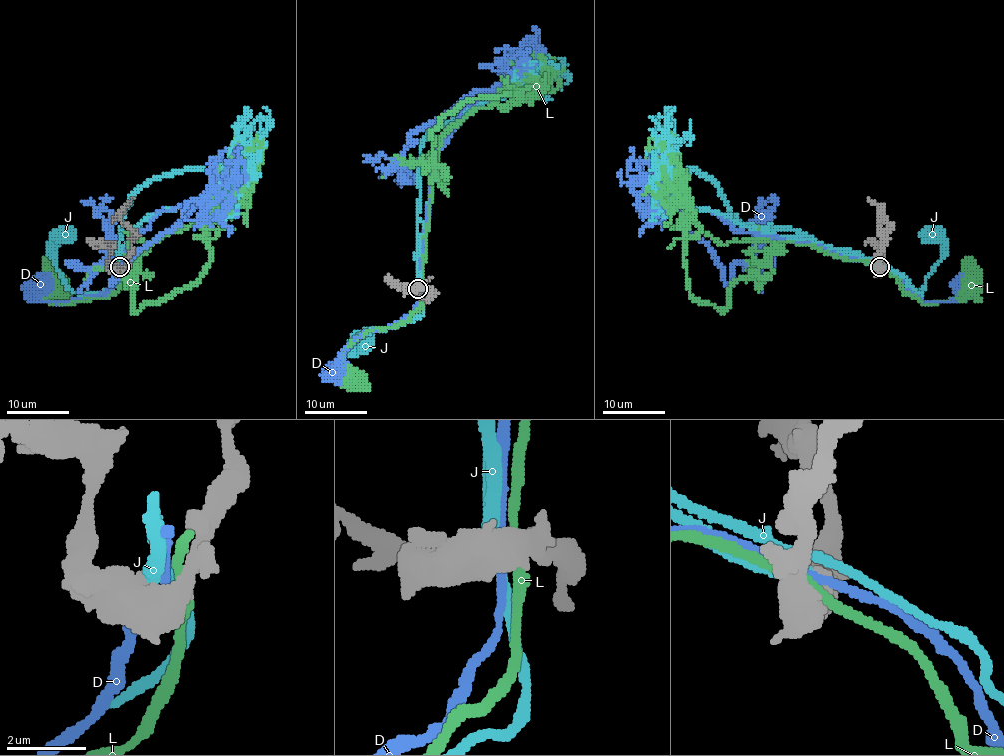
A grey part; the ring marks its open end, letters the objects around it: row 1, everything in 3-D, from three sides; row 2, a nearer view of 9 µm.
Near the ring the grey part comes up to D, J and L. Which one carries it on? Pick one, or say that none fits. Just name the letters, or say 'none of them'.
J

